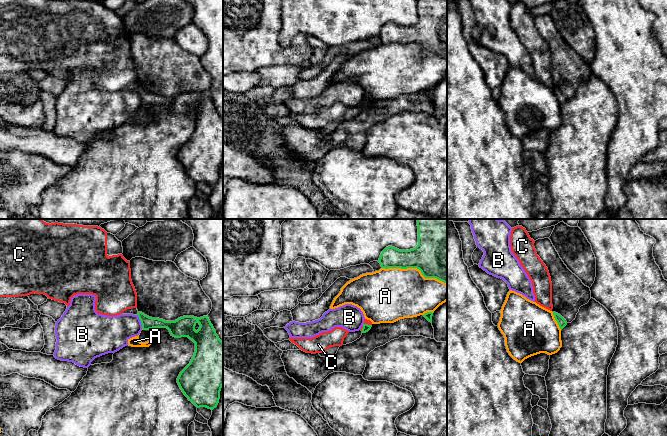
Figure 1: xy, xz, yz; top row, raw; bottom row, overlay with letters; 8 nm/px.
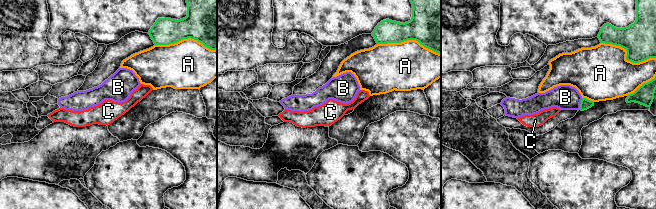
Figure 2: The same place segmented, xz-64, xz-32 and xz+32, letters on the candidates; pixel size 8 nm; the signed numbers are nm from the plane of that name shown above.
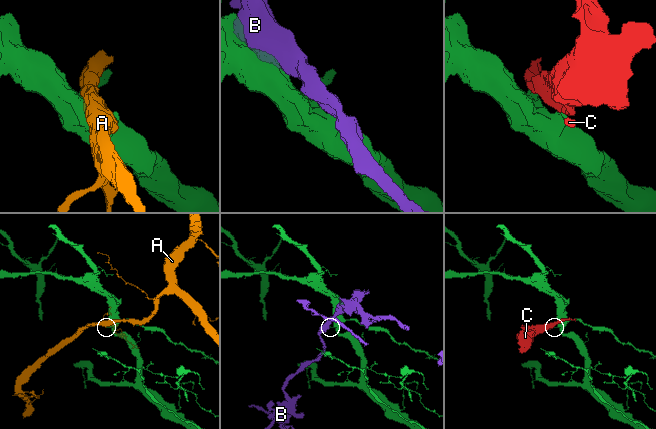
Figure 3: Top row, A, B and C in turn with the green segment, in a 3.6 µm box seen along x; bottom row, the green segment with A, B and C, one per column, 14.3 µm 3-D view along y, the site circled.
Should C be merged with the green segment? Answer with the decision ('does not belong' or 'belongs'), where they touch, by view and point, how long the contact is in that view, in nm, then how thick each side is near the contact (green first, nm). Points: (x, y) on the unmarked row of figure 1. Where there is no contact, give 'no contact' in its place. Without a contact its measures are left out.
does not belong; contact xz (367, 100); length 70 nm; calibres 60 and 40 nm

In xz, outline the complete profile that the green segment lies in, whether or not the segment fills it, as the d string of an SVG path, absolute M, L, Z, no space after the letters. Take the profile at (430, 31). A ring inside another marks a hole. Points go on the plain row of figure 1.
M417 0L418 21L410 26L386 23L378 36L382 44L417 44L425 54L436 54L447 60L447 0Z

